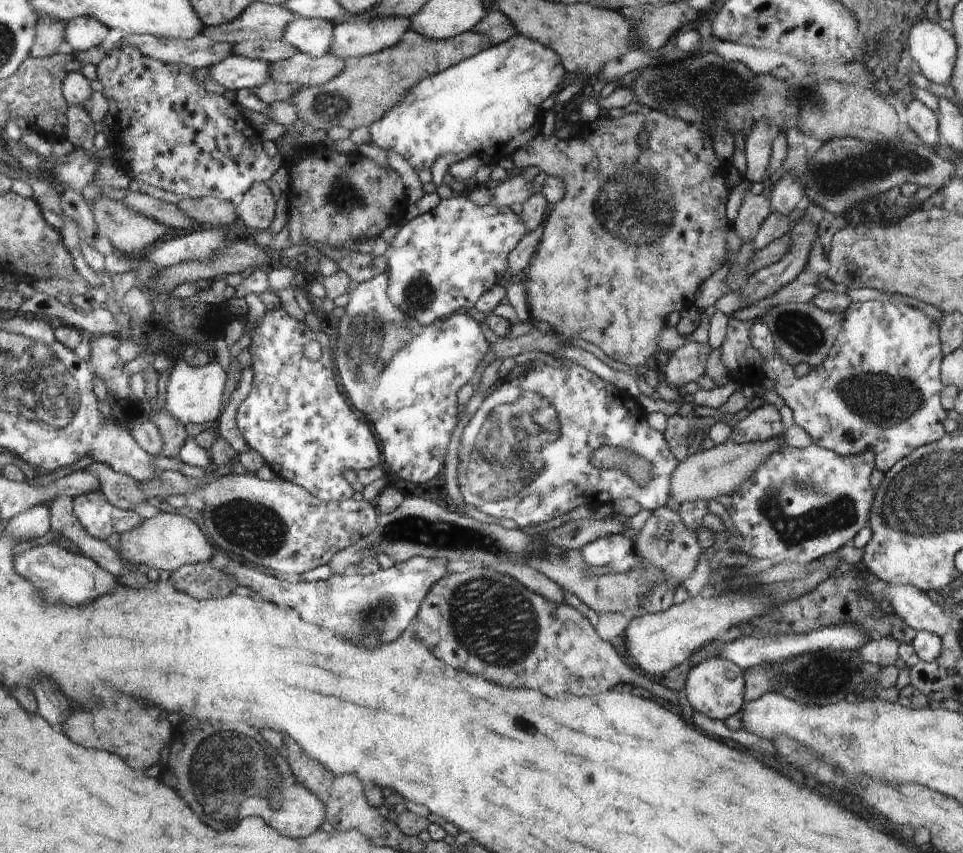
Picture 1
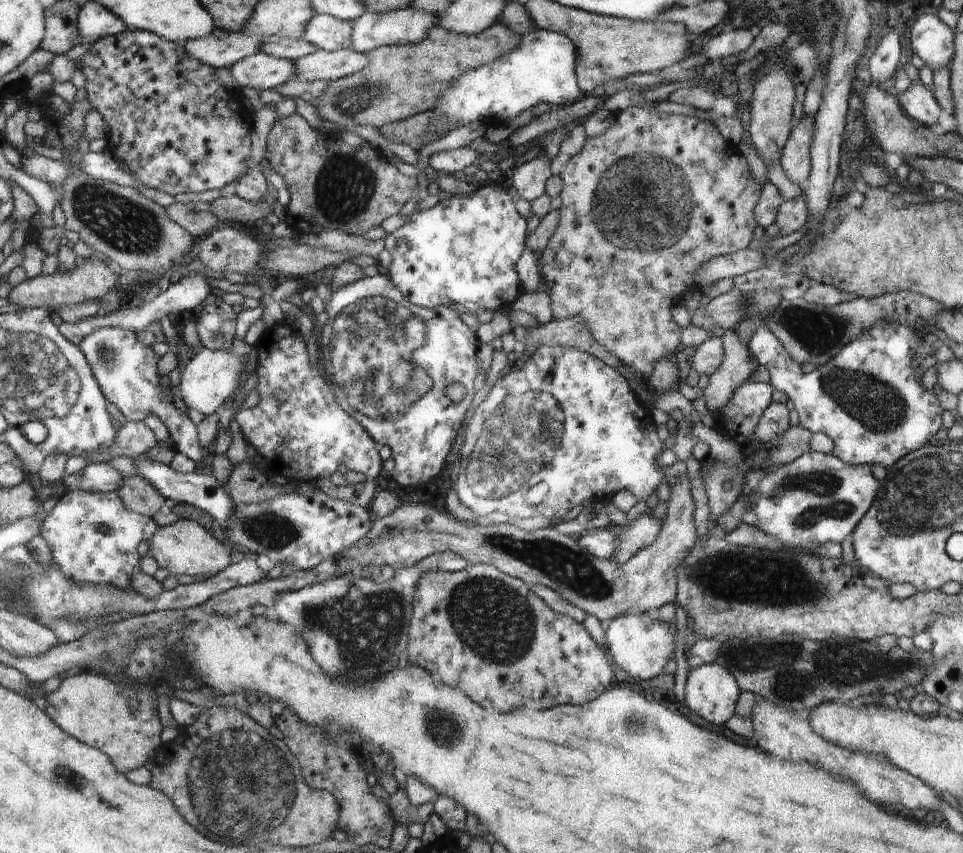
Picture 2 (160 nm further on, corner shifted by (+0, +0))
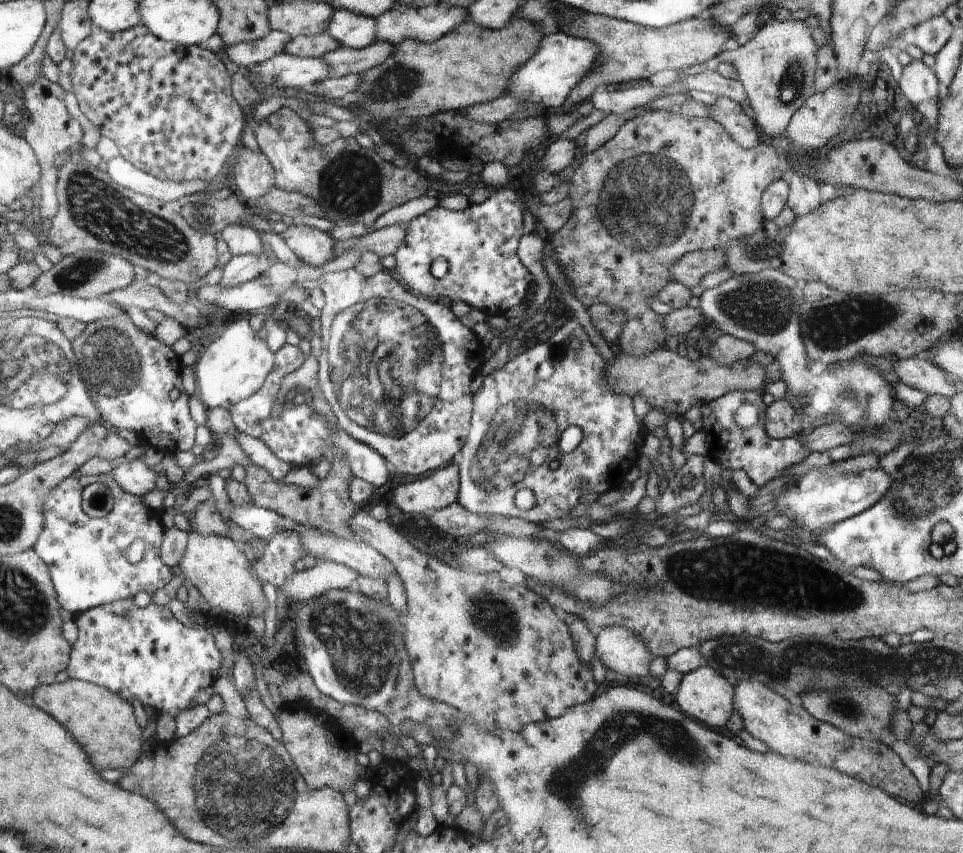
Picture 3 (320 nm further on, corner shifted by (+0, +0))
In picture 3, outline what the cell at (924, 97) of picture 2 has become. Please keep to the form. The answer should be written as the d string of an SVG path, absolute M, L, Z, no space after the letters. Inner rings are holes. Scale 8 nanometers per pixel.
M912 59L908 65L903 67L897 86L900 86L900 92L916 109L922 105L922 102L930 100L932 96L936 98L938 94L938 82L932 70L933 68L928 67L922 59Z

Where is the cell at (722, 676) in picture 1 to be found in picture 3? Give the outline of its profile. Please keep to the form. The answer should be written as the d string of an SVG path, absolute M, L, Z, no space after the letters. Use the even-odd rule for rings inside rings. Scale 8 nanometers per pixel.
M707 664L682 675L675 702L684 715L692 717L695 721L703 723L705 726L722 728L732 714L733 708L733 688L719 672L710 668Z

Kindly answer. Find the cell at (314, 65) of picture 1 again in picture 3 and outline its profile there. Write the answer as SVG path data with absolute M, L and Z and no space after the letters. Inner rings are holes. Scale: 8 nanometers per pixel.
M377 40L370 47L361 49L340 46L326 53L323 59L331 66L332 76L361 75L388 60L394 50L394 45Z

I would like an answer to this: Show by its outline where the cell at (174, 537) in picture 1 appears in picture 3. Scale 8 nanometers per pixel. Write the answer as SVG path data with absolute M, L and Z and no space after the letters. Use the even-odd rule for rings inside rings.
M194 527L188 532L189 542L185 556L179 567L184 576L202 595L202 600L208 602L213 613L234 614L243 616L248 622L251 616L262 617L266 612L267 602L262 591L263 584L258 577L250 574L250 562L246 556L234 546L230 537L220 538L220 535L199 535Z

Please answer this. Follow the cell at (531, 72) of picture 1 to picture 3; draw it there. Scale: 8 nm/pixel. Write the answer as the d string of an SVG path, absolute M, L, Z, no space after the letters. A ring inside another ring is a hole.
M564 31L544 36L536 56L527 61L512 77L508 95L521 96L532 102L541 102L545 108L560 110L576 84L586 79L594 70L601 50L591 40L572 36Z

